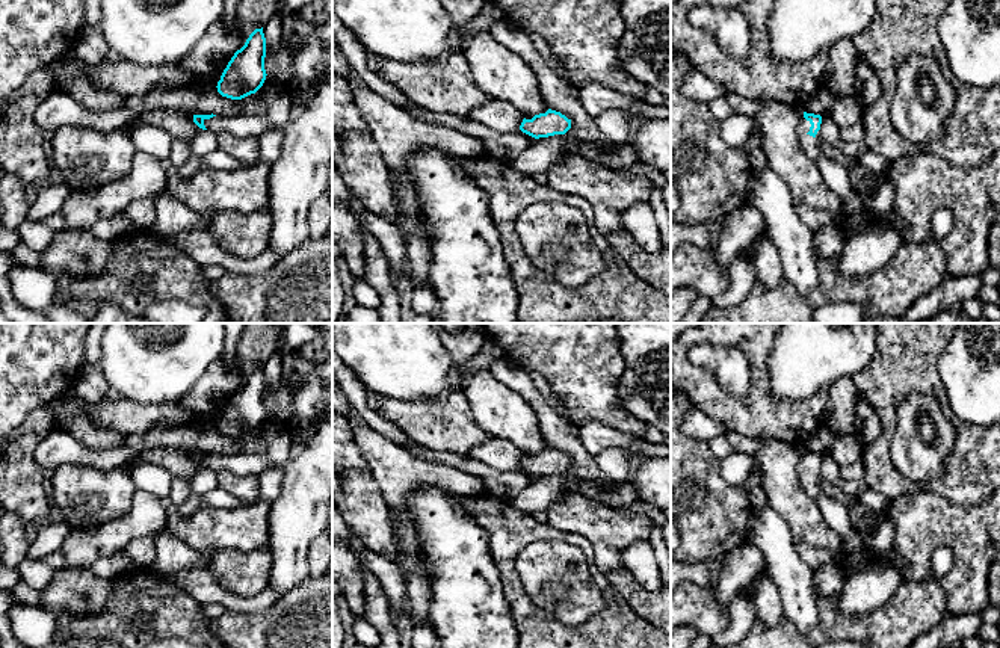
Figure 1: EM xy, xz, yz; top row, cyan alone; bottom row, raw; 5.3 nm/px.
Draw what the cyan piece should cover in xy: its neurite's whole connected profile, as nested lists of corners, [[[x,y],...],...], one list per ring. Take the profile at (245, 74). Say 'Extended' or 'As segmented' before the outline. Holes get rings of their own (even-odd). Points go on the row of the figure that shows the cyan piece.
As segmented. [[[261,27],[255,29],[245,45],[234,53],[218,82],[218,92],[231,100],[242,100],[255,94],[267,76],[264,57],[266,38]]]

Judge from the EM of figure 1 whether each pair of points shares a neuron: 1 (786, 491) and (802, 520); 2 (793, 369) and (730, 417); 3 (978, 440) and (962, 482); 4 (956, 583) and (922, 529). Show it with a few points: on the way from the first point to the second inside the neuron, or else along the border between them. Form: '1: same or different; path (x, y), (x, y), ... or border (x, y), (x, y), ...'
1: same; path (789, 499), (801, 512)
2: different; border (771, 349), (769, 393), (777, 399), (802, 401)
3: same; path (978, 450), (978, 465), (973, 472)
4: same; path (959, 565), (959, 550), (940, 530)

